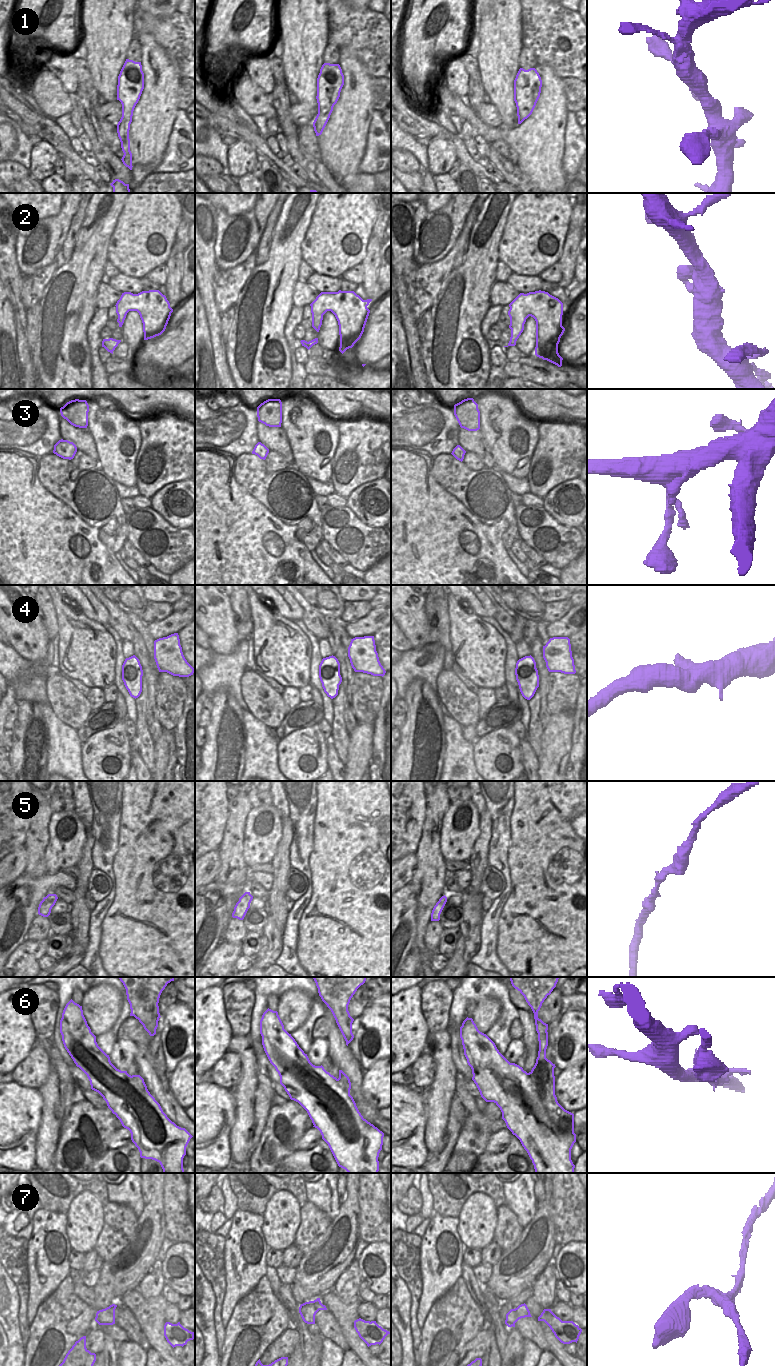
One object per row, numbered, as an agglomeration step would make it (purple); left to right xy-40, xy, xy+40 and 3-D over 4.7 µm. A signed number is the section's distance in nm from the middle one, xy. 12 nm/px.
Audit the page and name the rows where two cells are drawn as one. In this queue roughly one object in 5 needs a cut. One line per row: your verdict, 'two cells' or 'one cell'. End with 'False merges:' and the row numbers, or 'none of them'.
1: one cell
2: one cell
3: one cell
4: one cell
5: one cell
6: two cells
7: one cell
False merges: 6

